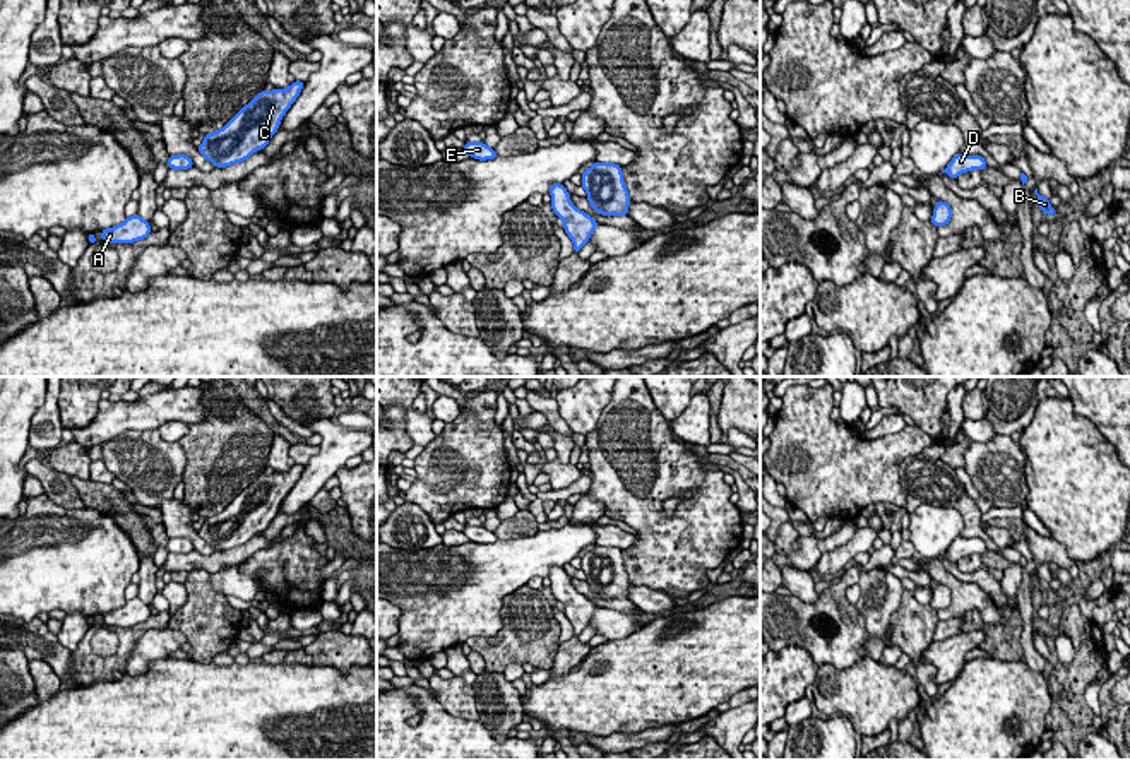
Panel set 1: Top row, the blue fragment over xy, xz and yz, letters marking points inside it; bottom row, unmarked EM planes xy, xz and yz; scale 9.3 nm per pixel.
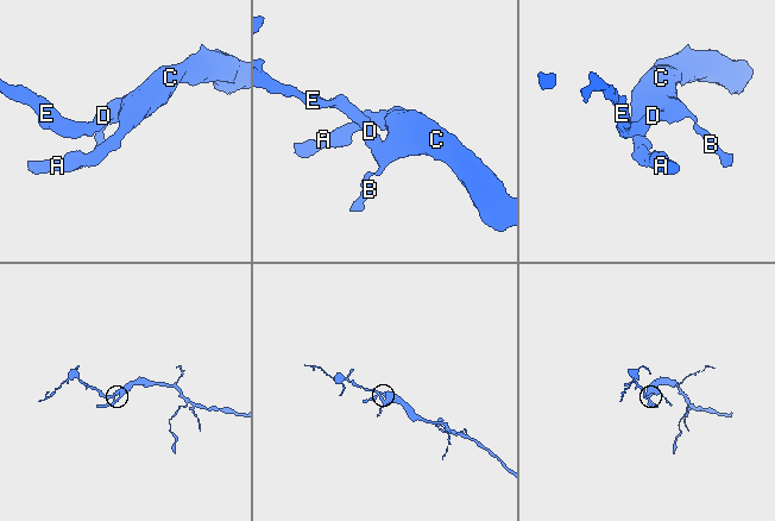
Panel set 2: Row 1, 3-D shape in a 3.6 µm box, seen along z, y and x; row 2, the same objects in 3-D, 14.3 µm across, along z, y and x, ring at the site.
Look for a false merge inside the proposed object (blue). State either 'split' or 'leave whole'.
leave whole

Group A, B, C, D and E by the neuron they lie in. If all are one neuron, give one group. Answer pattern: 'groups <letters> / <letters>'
groups A B C D E

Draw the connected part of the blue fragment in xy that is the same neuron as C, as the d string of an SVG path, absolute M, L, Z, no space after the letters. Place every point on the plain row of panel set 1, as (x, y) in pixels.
M294 464L284 472L260 474L223 512L204 519L199 536L217 551L248 543L269 527L303 469Z

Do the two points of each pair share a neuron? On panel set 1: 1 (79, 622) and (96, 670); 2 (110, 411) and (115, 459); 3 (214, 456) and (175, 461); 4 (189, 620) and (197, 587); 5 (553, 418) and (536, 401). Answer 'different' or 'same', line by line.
1: different
2: different
3: different
4: same
5: same

